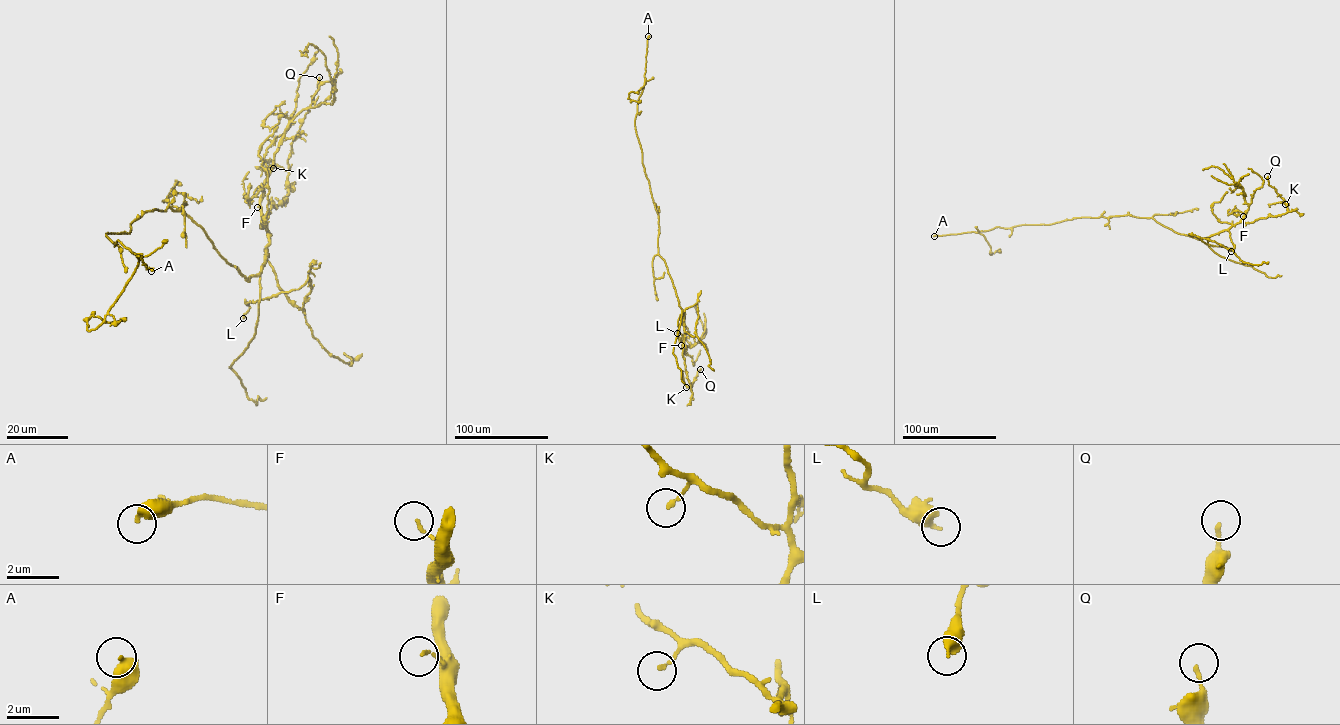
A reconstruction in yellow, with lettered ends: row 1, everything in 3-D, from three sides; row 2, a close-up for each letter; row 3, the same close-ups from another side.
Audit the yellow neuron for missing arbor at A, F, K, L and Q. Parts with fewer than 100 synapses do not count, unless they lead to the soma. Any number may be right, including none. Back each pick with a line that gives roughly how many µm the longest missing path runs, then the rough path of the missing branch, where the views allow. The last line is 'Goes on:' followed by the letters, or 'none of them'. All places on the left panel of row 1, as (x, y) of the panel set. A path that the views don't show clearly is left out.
Goes on: none of them

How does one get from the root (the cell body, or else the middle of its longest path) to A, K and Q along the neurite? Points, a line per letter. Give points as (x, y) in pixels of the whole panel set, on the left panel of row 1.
A: (182, 208), (147, 211), (129, 233), (106, 234), (151, 271)
K: (182, 208), (248, 279), (265, 262), (269, 232), (260, 224), (288, 194), (288, 172), (273, 168)
Q: (182, 208), (230, 265), (247, 279), (258, 275), (269, 243), (260, 224), (286, 198), (291, 143), (319, 77)

